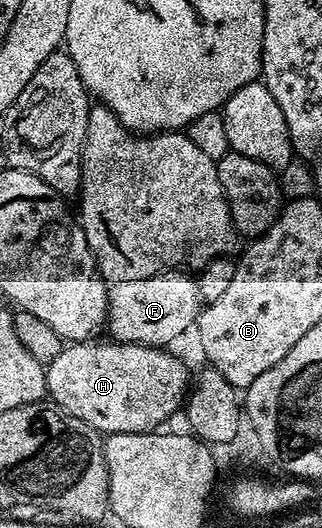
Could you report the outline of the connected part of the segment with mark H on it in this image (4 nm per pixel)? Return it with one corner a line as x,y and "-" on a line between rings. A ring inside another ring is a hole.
96,339
86,341
77,341
75,343
65,344
63,351
58,355
58,359
54,359
46,366
46,376
48,378
47,396
65,413
74,415
78,419
82,419
82,423
86,423
95,429
101,435
110,433
151,433
159,430
163,421
168,421
176,412
181,412
182,406
186,401
186,394
190,389
190,373
188,377
188,369
175,357
174,354
168,353
167,348
153,347
151,345
126,345
123,343
107,343
108,345
99,345
101,342

